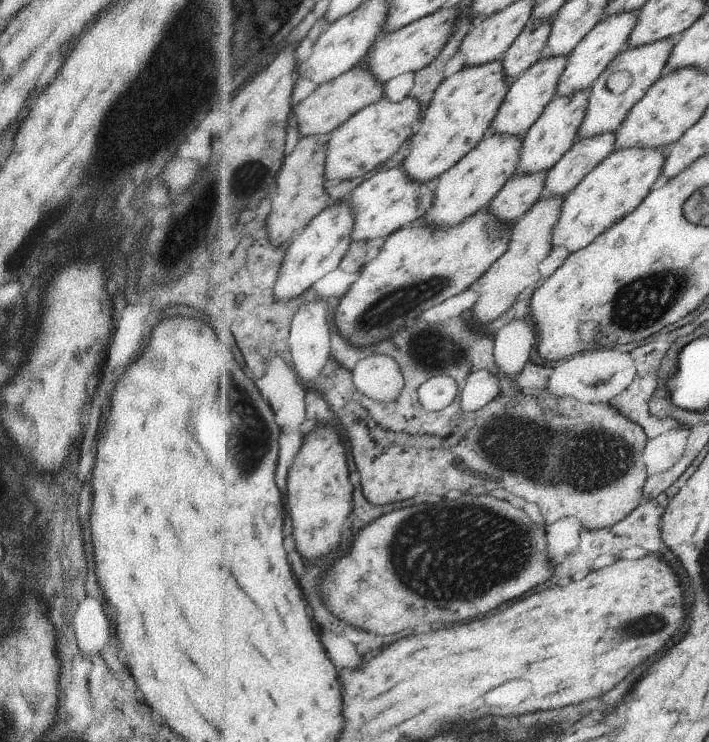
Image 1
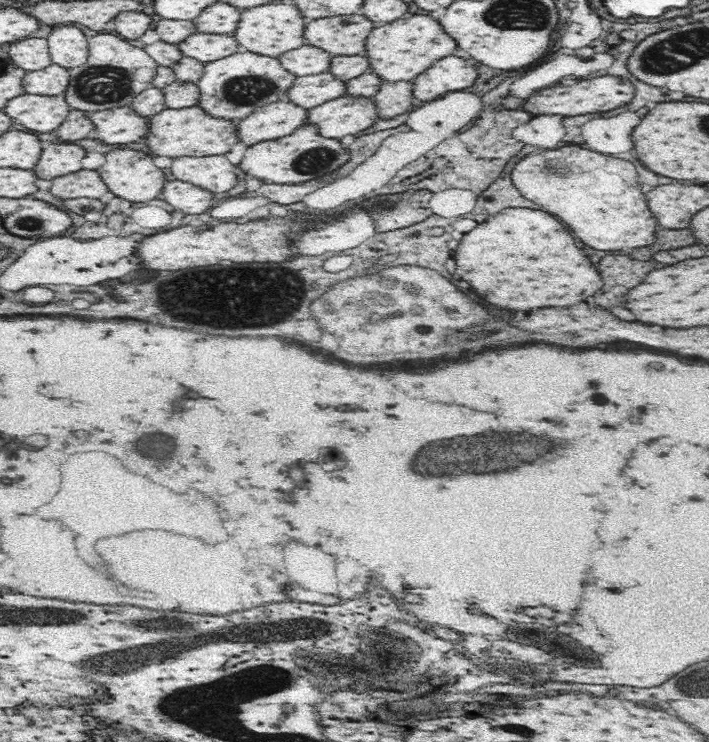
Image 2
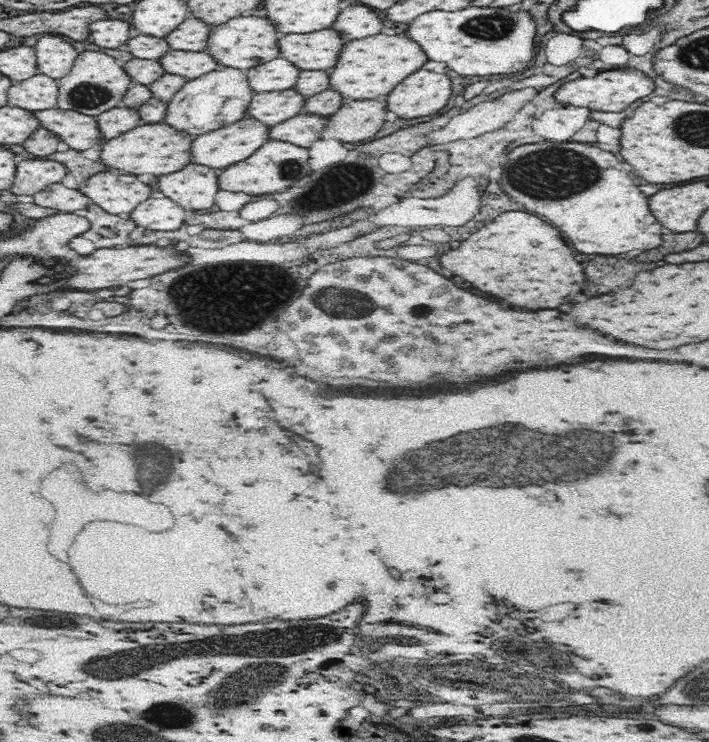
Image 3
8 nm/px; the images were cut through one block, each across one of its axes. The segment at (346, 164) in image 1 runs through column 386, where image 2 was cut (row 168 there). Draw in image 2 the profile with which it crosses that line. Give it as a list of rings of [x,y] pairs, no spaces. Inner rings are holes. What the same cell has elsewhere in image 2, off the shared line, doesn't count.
[[[114,148],[105,153],[106,164],[99,168],[101,177],[109,186],[109,191],[116,197],[121,196],[133,202],[146,202],[158,198],[162,194],[166,181],[164,170],[154,164],[154,155],[132,148]]]

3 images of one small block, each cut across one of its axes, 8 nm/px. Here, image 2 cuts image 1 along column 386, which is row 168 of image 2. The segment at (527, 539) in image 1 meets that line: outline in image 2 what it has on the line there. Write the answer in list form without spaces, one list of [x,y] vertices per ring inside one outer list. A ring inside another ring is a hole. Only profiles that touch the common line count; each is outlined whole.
[[[578,146],[539,152],[525,156],[516,164],[511,172],[514,187],[528,200],[540,204],[542,210],[564,220],[584,244],[596,250],[620,250],[654,242],[656,218],[646,206],[632,162]]]

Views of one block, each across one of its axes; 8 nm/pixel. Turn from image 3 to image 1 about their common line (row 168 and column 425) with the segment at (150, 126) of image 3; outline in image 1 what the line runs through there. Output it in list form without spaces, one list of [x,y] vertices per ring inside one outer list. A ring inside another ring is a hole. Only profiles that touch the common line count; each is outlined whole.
[[[500,59],[482,66],[468,66],[448,78],[438,88],[436,98],[425,110],[422,125],[410,140],[411,147],[403,163],[410,176],[418,182],[434,183],[462,162],[488,135],[513,82],[508,82]]]

